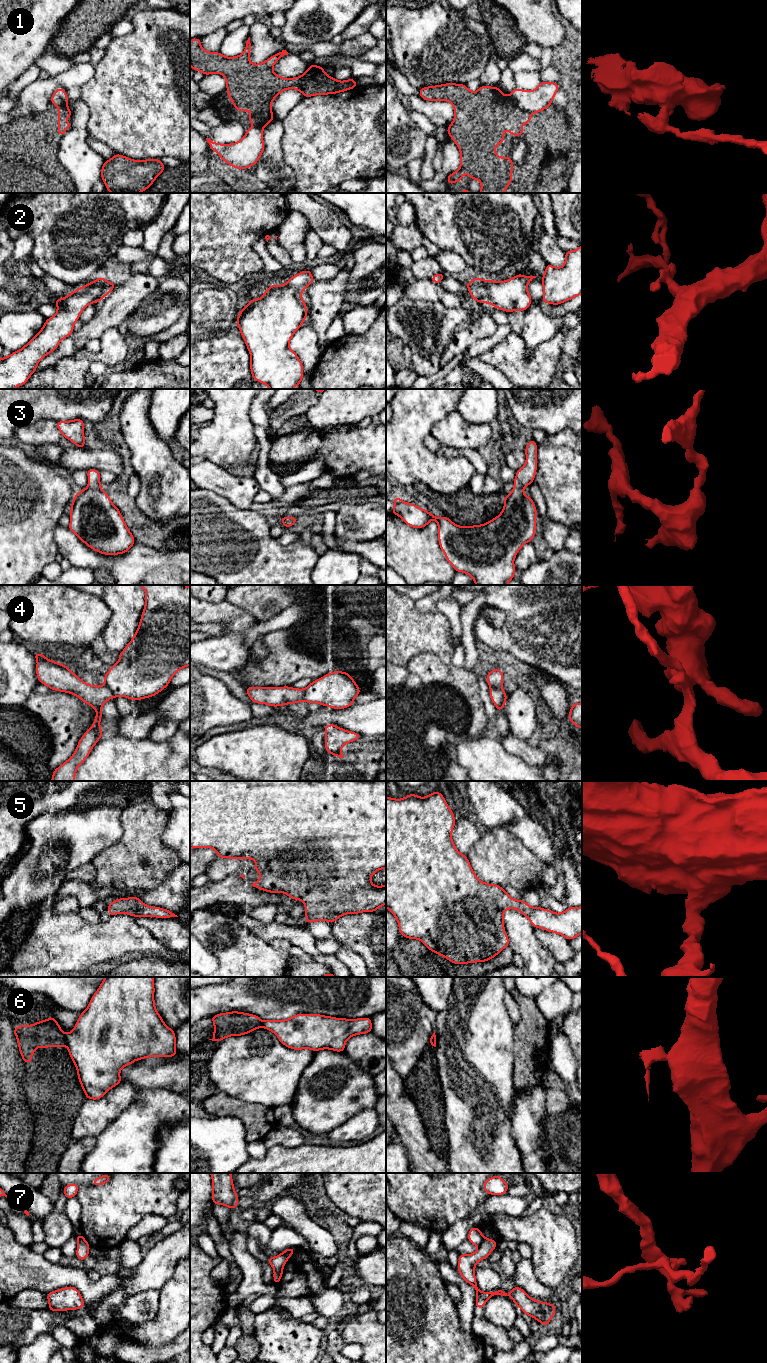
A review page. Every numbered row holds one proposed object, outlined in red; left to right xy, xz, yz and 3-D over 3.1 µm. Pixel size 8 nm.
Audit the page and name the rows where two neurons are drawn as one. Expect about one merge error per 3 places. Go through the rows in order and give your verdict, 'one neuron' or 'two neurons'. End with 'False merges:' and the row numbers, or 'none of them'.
1: two neurons
2: one neuron
3: one neuron
4: two neurons
5: one neuron
6: two neurons
7: two neurons
False merges: 1, 4, 6, 7

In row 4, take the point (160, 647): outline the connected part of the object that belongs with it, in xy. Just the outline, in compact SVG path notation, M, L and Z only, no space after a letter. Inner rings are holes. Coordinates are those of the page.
M140 586L146 598L139 626L132 640L119 653L119 661L103 677L114 697L134 701L157 695L179 670L190 665L190 586Z

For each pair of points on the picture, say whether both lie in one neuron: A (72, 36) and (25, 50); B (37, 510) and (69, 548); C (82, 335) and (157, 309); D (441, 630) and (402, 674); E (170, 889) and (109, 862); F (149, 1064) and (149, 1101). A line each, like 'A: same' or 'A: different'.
A: different
B: different
C: different
D: different
E: different
F: different

